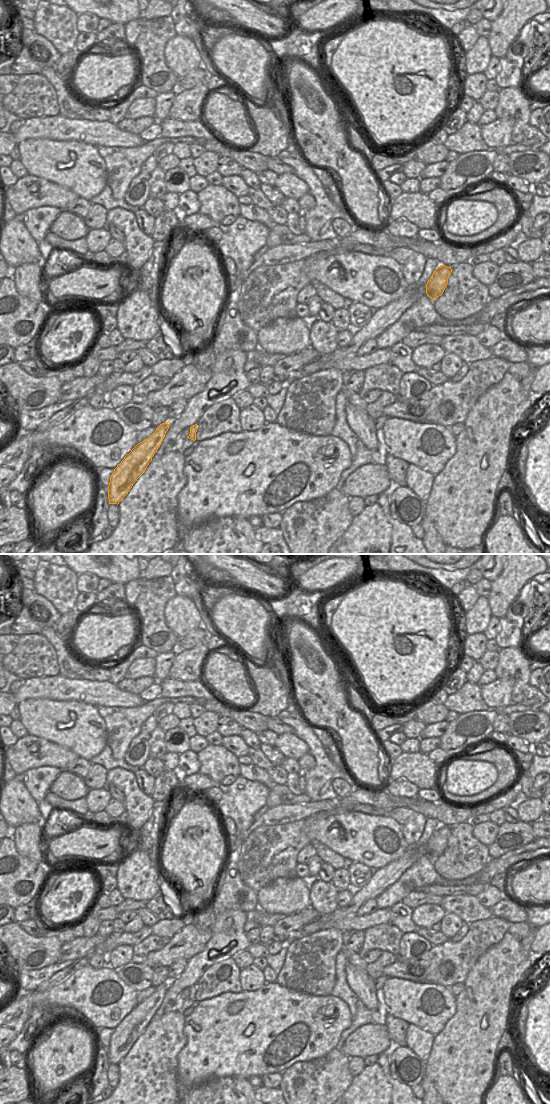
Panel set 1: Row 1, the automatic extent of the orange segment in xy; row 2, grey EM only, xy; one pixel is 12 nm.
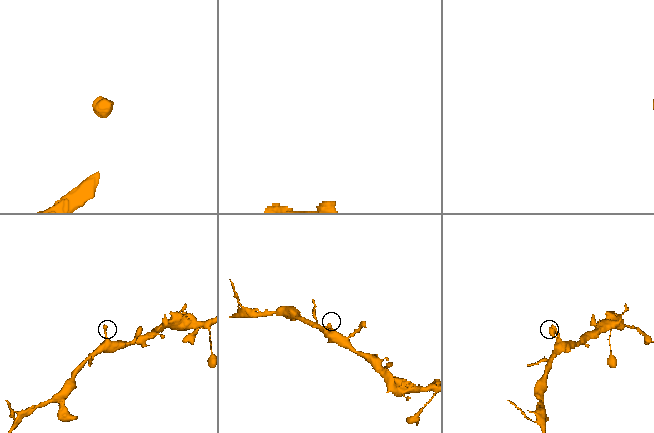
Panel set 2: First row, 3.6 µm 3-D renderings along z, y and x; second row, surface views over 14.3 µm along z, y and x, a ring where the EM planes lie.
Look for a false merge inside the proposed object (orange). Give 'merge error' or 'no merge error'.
no merge error

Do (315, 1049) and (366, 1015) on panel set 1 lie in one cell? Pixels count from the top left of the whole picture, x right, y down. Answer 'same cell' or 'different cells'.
different cells

